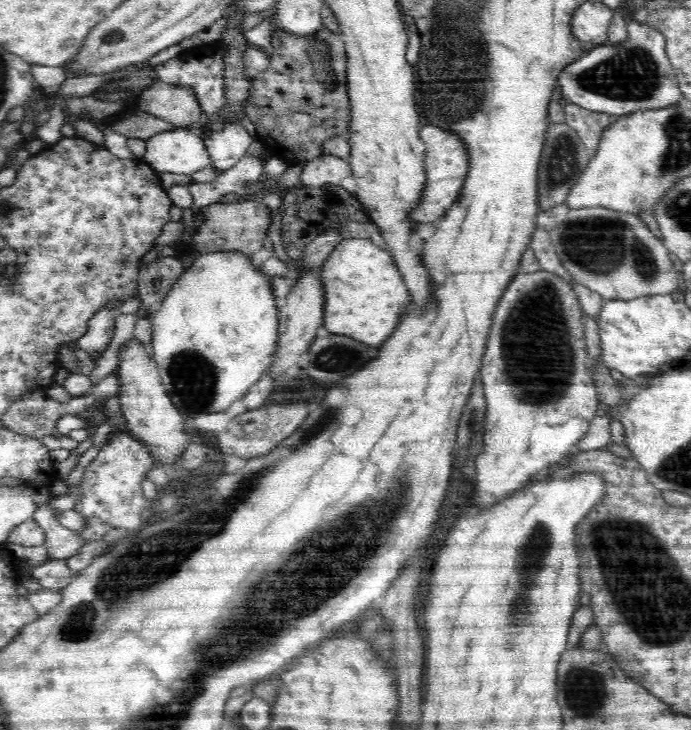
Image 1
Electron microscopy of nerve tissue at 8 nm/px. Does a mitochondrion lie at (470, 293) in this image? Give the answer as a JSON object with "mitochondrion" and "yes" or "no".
{"mitochondrion":"no"}

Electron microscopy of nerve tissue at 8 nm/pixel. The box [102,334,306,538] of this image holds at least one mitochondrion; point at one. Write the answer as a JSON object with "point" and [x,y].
{"point":[194,378]}

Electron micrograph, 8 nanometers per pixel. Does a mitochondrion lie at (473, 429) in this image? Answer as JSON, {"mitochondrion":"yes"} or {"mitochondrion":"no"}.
{"mitochondrion":"yes"}

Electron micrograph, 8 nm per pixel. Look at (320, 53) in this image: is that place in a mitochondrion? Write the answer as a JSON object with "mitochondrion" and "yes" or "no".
{"mitochondrion":"yes"}

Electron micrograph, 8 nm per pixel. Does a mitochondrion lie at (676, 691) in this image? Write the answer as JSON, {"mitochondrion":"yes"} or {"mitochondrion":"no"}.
{"mitochondrion":"no"}

